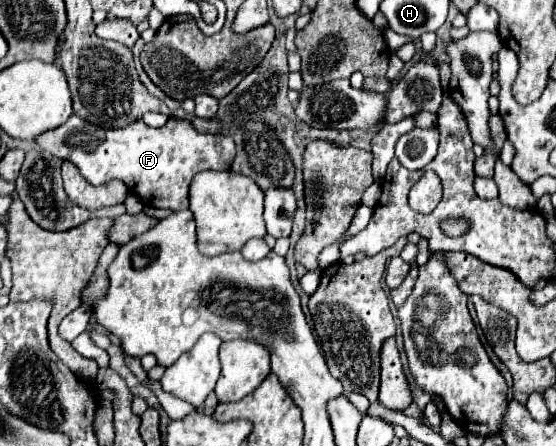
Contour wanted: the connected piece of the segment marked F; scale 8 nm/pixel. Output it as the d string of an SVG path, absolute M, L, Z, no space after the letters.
M72 114L60 128L48 130L36 140L42 150L70 160L92 184L102 186L110 180L122 180L144 206L184 210L188 208L190 180L202 170L230 170L234 160L234 142L226 134L200 134L188 120L168 120L162 128L150 128L136 120L120 130L92 126Z

